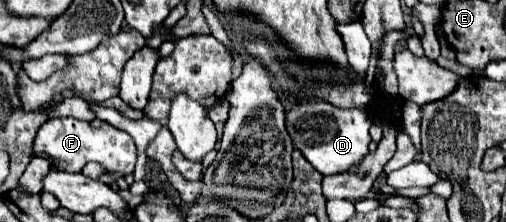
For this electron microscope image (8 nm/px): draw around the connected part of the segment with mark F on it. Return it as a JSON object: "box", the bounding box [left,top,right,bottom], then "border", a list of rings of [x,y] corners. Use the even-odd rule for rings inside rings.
{"box":[33,118,137,176],"border":[[[77,118],[47,120],[37,132],[33,152],[35,154],[45,152],[45,154],[53,156],[55,162],[57,162],[57,168],[67,170],[67,172],[81,172],[81,168],[87,162],[95,160],[107,172],[129,176],[129,174],[133,174],[133,168],[135,168],[135,162],[137,162],[137,148],[135,148],[133,138],[127,132],[117,130],[111,124],[107,124],[103,120],[97,120],[97,118],[91,120],[91,122],[83,122],[83,120],[77,120]]]}

